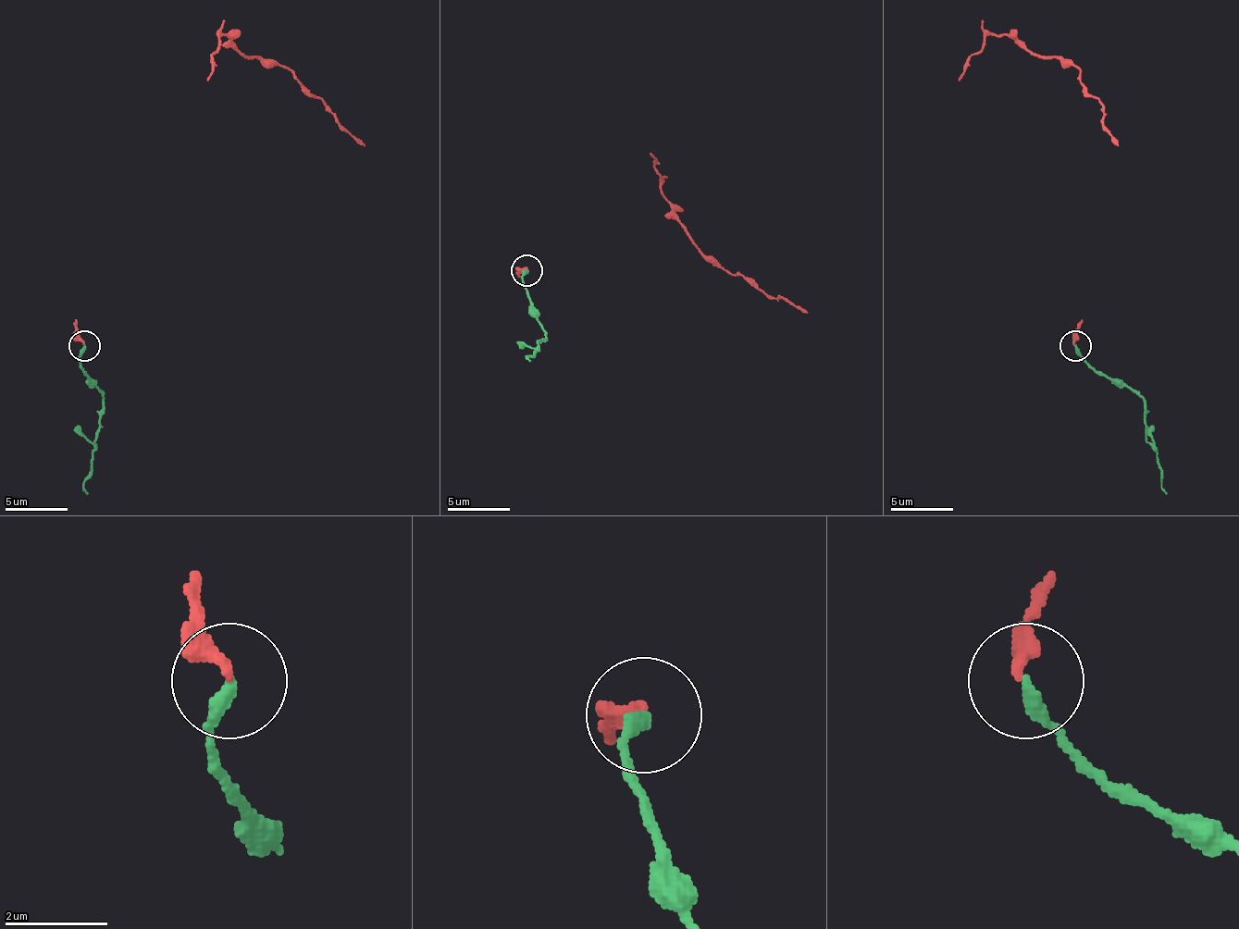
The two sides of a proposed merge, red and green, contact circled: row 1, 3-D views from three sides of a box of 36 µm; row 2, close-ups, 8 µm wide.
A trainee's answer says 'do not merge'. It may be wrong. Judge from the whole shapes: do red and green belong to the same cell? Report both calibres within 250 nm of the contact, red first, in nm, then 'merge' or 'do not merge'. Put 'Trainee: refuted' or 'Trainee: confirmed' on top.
Trainee: refuted
280/280 nm | merge

